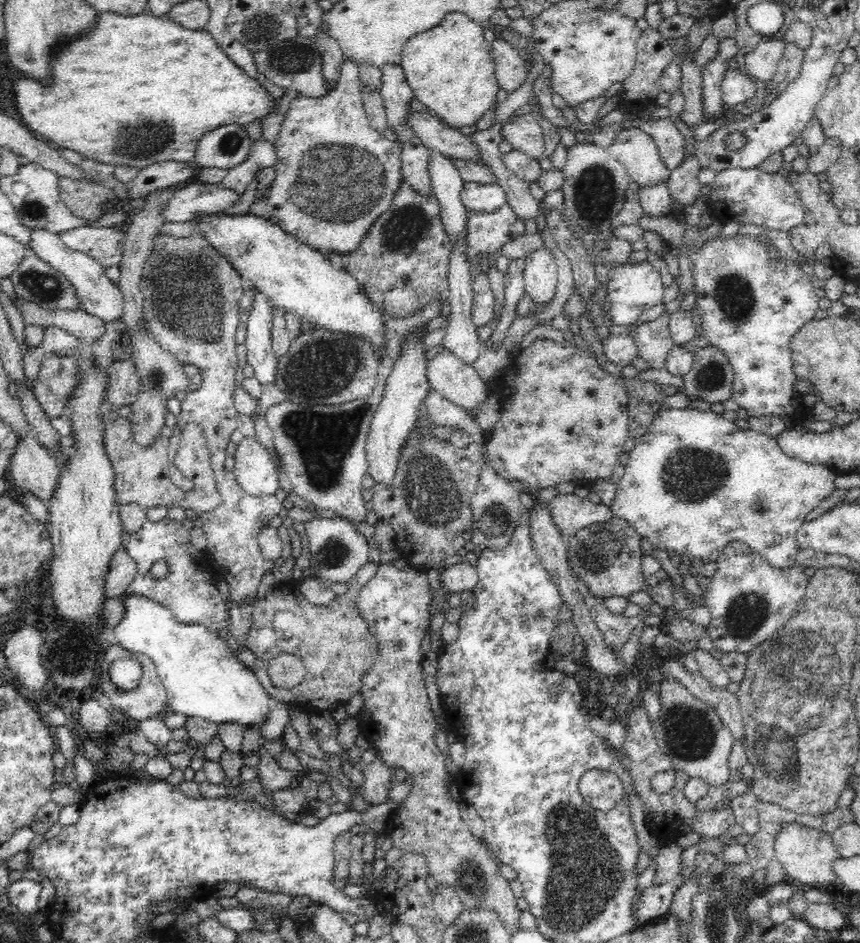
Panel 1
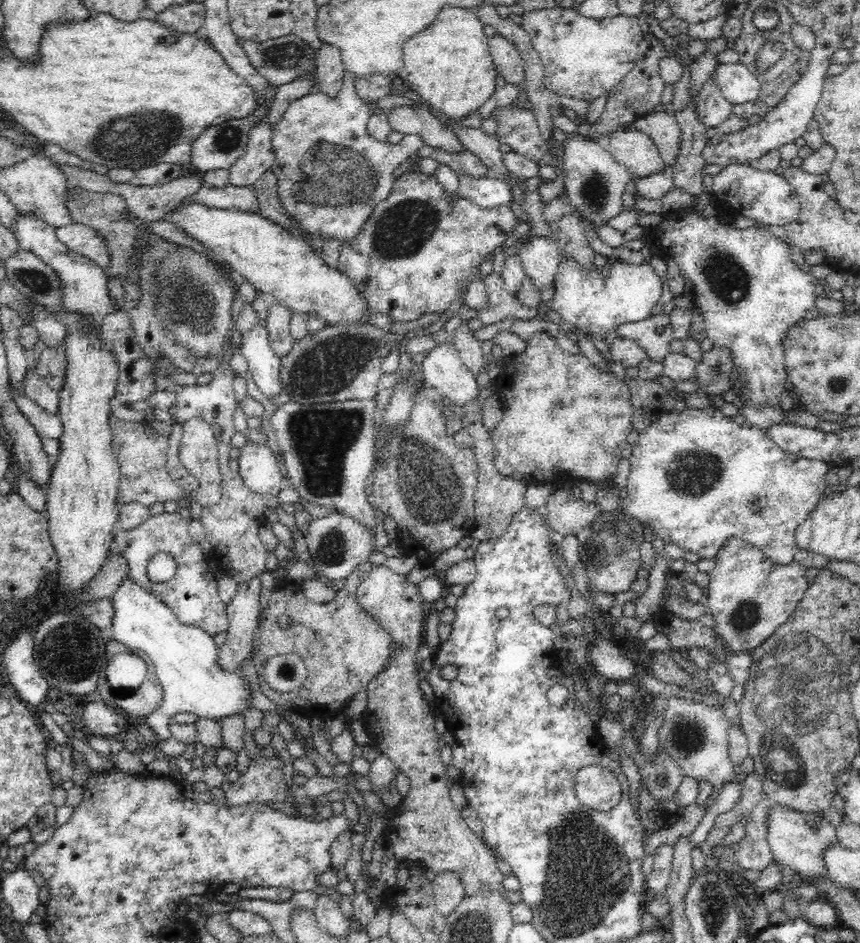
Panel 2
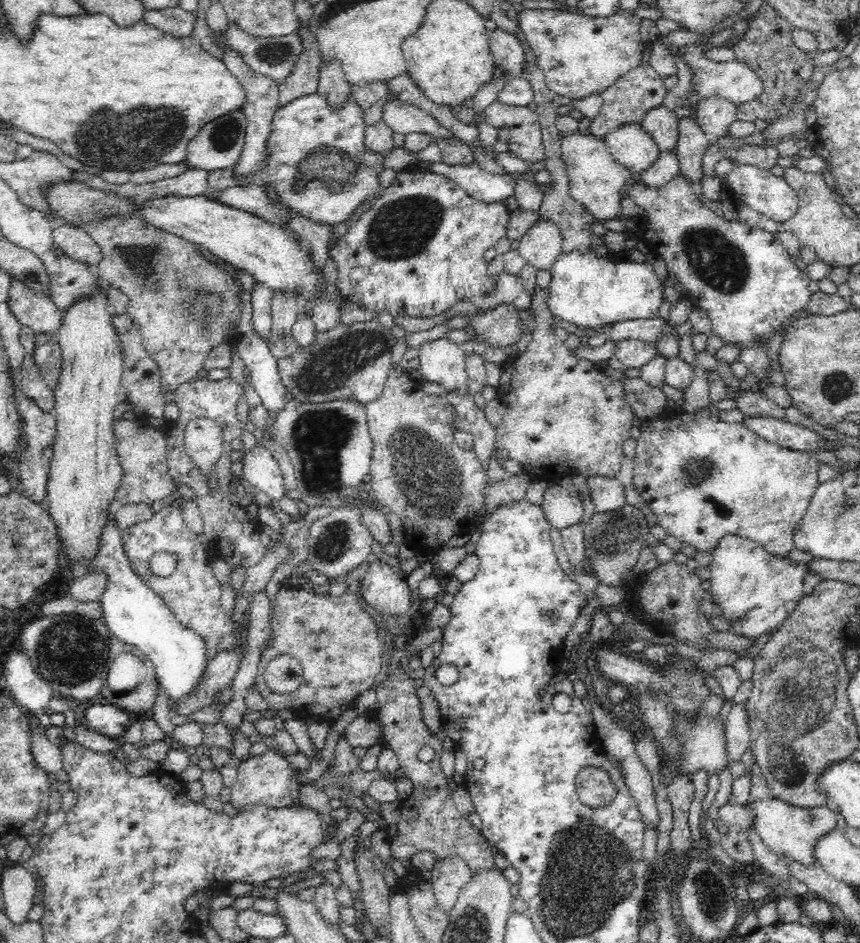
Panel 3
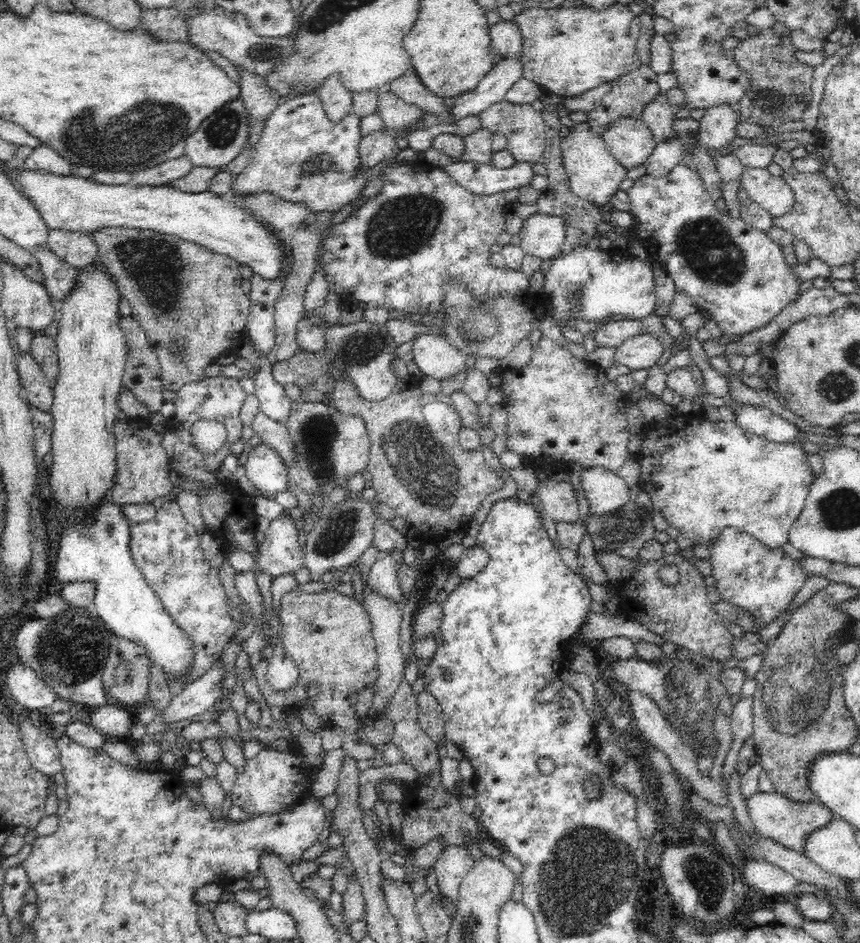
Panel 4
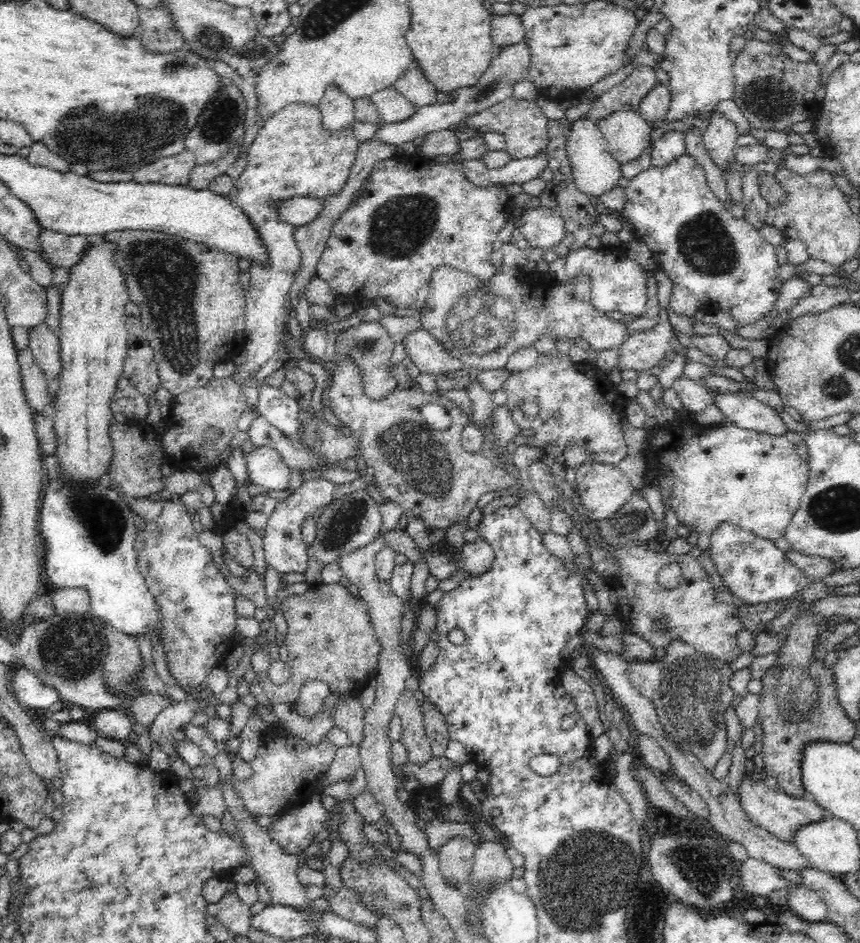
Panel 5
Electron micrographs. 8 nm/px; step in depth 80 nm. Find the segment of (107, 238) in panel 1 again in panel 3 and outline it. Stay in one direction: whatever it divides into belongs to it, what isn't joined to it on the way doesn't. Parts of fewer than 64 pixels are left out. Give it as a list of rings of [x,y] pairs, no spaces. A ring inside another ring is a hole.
[[[54,226],[52,238],[54,246],[74,262],[95,267],[102,260],[101,248],[81,226]]]

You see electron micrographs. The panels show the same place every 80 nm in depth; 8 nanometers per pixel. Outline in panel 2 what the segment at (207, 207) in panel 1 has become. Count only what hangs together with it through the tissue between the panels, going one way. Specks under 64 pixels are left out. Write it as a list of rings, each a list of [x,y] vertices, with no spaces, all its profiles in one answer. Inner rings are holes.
[[[227,185],[222,189],[203,186],[196,195],[186,198],[178,207],[182,204],[190,204],[190,202],[206,205],[206,207],[239,210],[247,213],[256,213],[259,210],[259,201],[253,185],[246,188]]]

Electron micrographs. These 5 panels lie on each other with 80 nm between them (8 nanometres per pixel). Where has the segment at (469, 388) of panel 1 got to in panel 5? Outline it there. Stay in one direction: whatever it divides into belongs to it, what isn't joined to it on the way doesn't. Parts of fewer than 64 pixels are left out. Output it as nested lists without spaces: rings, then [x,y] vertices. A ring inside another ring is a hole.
[[[423,328],[410,332],[403,340],[405,353],[422,373],[436,376],[439,373],[452,373],[465,368],[461,360],[450,356],[440,340]]]

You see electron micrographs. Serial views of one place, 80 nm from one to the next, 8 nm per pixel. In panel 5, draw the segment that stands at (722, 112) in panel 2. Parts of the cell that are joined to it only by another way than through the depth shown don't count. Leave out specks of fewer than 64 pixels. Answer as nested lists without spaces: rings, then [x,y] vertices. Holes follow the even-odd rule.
[[[712,111],[708,127],[703,130],[703,144],[718,168],[724,172],[728,160],[735,158],[738,137],[736,126],[722,114]]]

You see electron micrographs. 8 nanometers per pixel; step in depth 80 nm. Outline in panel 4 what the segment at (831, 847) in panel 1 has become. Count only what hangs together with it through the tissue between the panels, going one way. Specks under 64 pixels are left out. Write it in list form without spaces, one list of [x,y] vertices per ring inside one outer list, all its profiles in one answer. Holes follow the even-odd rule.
[[[756,791],[747,796],[745,801],[748,805],[748,814],[760,835],[770,837],[770,839],[778,841],[780,845],[804,854],[806,837],[834,819],[830,809],[820,801],[799,803],[778,794],[776,791],[771,793]]]

